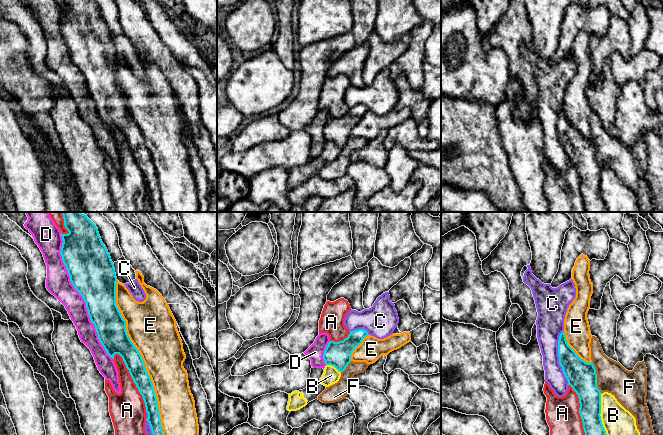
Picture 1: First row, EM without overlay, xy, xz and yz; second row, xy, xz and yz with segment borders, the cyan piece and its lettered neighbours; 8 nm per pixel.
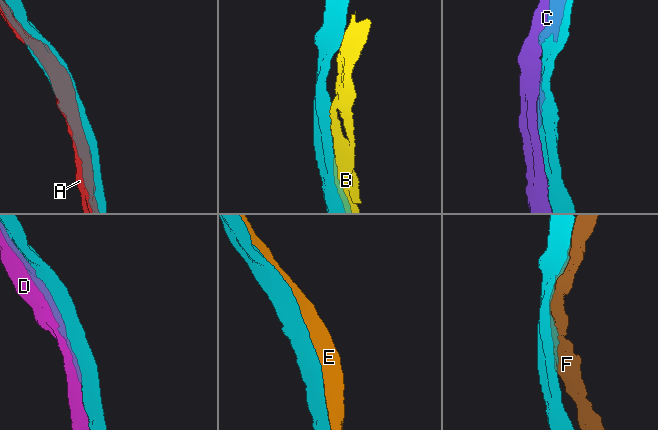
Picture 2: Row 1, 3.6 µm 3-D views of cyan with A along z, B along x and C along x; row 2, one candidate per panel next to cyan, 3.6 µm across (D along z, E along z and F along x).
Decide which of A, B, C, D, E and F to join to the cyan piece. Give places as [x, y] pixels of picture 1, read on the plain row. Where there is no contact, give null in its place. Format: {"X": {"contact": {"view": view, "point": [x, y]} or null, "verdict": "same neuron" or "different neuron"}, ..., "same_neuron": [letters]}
{"A": {"contact": {"view": "xy", "point": [133, 156]}, "verdict": "different neuron"}, "B": {"contact": {"view": "yz", "point": [600, 189]}, "verdict": "different neuron"}, "C": {"contact": {"view": "yz", "point": [559, 133]}, "verdict": "different neuron"}, "D": {"contact": {"view": "xy", "point": [81, 71]}, "verdict": "different neuron"}, "E": {"contact": {"view": "xy", "point": [141, 134]}, "verdict": "different neuron"}, "F": {"contact": {"view": "yz", "point": [596, 154]}, "verdict": "different neuron"}, "same_neuron": []}

